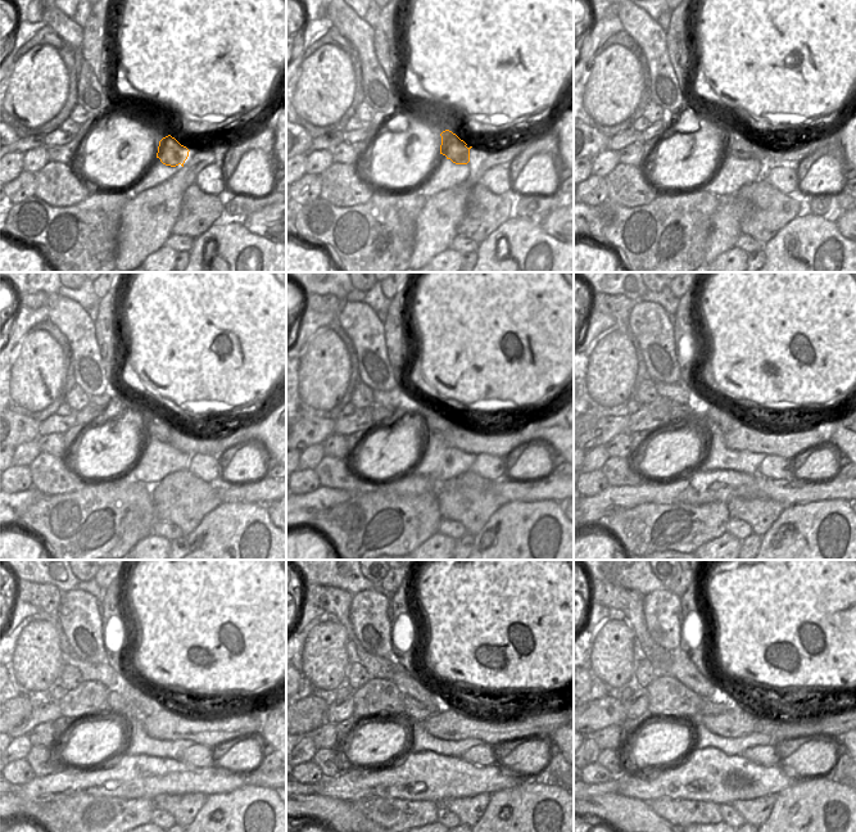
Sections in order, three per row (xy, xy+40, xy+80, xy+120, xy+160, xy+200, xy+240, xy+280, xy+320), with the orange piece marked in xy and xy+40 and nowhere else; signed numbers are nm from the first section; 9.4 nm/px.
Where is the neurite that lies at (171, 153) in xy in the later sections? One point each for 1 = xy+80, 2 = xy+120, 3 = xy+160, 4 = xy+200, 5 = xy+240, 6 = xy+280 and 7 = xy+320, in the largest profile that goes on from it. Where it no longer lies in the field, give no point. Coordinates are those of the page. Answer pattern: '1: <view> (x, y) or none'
1: xy+80 (733, 140)
2: xy+120 (154, 425)
3: xy+160 (434, 421)
4: xy+200 (724, 421)
5: xy+240 (149, 705)
6: xy+280 (407, 682)
7: xy+320 (675, 664)

